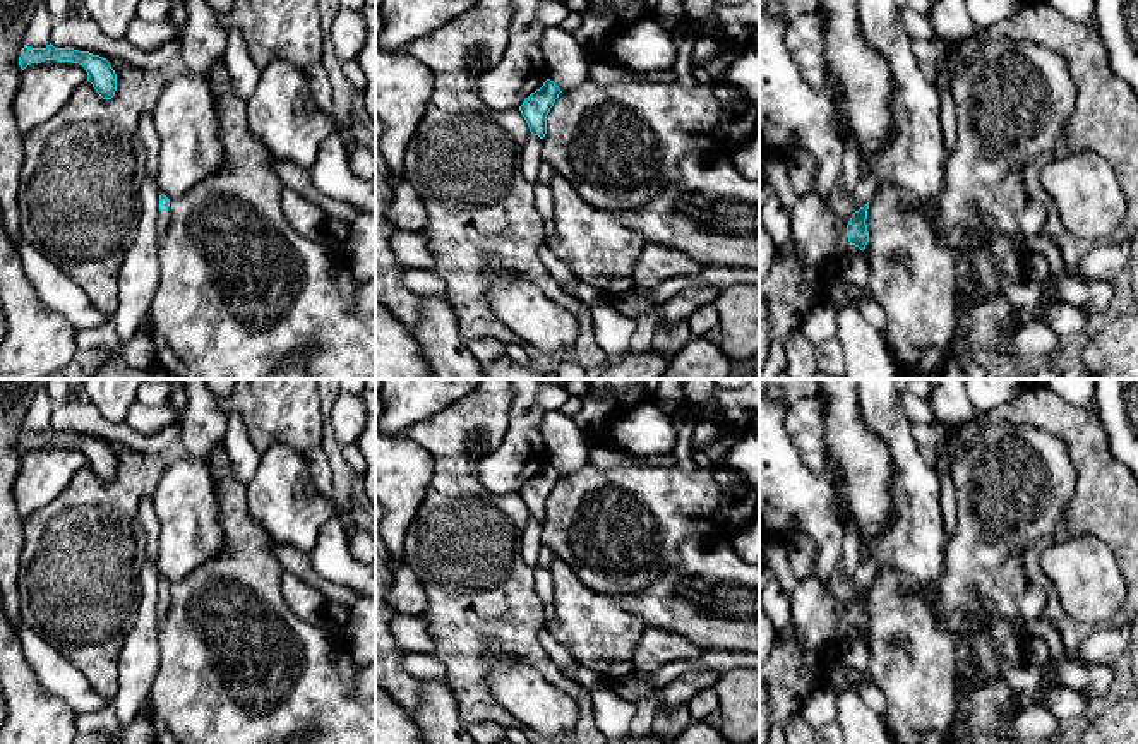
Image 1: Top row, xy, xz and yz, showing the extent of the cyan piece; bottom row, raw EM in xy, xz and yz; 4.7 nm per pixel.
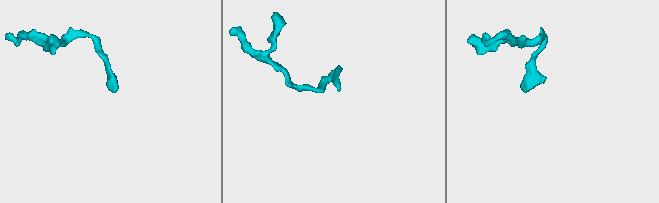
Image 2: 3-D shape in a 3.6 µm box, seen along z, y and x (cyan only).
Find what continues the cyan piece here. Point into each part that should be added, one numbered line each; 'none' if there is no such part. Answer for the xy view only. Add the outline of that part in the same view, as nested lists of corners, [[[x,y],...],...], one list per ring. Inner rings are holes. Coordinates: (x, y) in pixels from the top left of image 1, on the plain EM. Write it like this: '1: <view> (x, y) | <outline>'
1: xy (163, 604) | [[[161,595],[159,597],[159,603],[158,603],[158,622],[161,622],[165,619],[168,605],[170,605],[170,597],[168,595]]]

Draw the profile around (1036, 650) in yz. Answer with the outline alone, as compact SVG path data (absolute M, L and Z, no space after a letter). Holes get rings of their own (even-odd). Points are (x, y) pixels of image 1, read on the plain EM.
M1028 634L1023 643L1023 655L1027 665L1040 667L1049 660L1049 646L1040 636Z

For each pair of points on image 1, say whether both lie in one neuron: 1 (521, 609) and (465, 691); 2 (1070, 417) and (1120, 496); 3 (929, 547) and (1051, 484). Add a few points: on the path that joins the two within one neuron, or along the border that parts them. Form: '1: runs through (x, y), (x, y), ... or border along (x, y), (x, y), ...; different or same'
1: runs through (501, 626), (467, 660), (467, 671); same
2: runs through (1084, 436), (1101, 477); same
3: border along (948, 540), (943, 576), (940, 580); different

